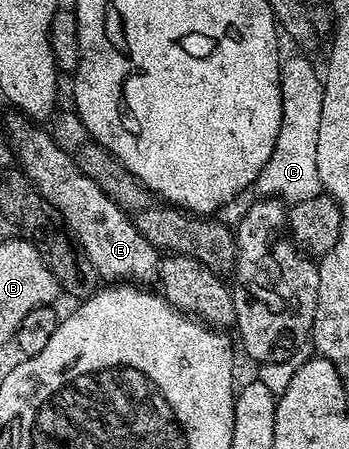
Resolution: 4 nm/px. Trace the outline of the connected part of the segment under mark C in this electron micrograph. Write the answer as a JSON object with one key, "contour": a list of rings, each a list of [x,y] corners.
{"contour":[[[302,55],[285,56],[282,59],[282,120],[280,133],[276,137],[276,149],[272,149],[272,157],[268,157],[268,165],[260,173],[253,185],[253,190],[262,197],[273,197],[287,205],[300,201],[308,201],[308,197],[323,194],[320,173],[316,173],[316,133],[320,129],[320,105],[322,104],[323,76]]]}

